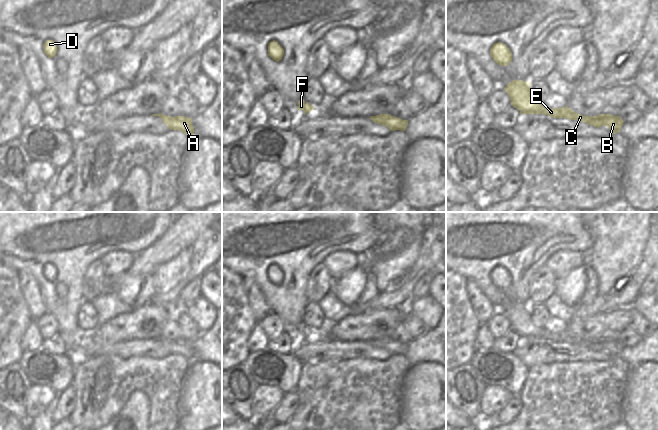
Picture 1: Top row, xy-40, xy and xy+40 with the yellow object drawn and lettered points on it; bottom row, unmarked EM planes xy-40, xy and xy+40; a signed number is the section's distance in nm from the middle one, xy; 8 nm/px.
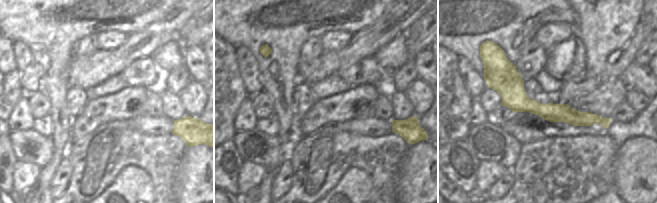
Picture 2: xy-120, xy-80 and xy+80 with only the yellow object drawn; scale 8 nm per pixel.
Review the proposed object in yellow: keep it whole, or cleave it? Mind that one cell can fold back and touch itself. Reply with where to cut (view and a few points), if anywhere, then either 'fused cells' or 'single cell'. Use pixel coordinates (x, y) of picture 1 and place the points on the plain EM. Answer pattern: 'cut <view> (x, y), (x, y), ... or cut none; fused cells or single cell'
cut none; single cell

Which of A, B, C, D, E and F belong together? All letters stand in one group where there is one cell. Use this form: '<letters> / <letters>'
A B C D E F

